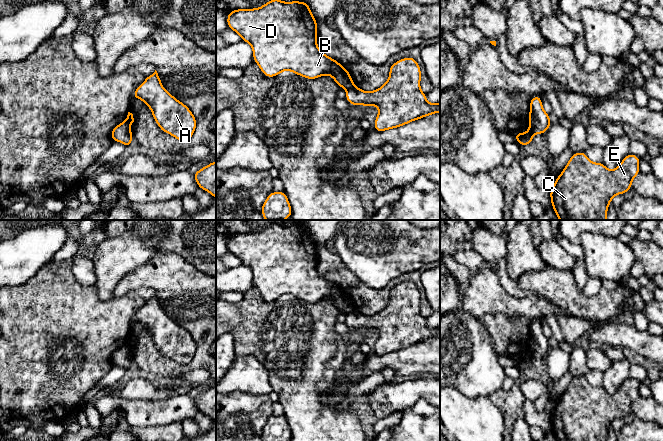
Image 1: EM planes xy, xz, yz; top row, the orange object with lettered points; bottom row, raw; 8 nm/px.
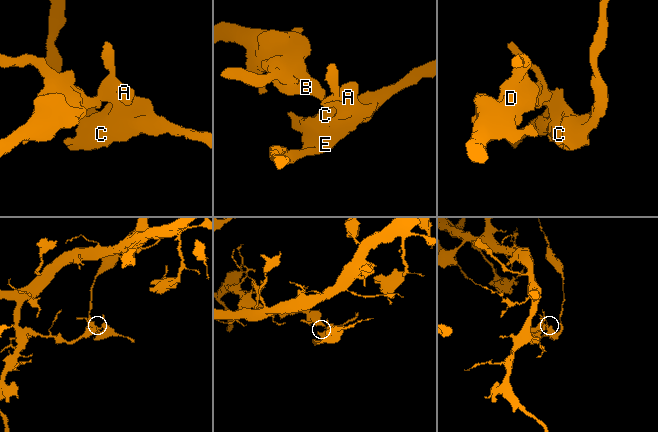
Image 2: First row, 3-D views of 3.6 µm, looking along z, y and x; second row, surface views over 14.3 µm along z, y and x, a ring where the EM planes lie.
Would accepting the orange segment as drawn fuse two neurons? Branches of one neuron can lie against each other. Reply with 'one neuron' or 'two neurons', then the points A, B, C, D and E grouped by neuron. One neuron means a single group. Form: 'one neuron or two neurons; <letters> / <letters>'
two neurons; A C E / B D

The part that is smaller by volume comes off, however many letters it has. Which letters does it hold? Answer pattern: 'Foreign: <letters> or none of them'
Foreign: A, C, E

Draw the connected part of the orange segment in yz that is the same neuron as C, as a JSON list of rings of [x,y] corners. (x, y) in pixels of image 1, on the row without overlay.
[[[585,376],[573,377],[550,414],[552,432],[557,441],[607,441],[612,422],[631,413],[632,404],[640,397],[640,384],[628,377],[616,393],[608,394],[602,386],[593,387]]]

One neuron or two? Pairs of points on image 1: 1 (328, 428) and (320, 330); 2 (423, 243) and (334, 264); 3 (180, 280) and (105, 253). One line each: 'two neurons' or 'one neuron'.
1: one neuron
2: two neurons
3: two neurons

